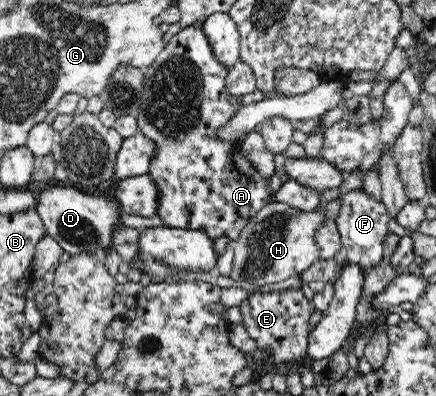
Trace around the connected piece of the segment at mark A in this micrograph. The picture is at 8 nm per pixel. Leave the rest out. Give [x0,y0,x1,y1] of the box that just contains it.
[135,25,276,240]

